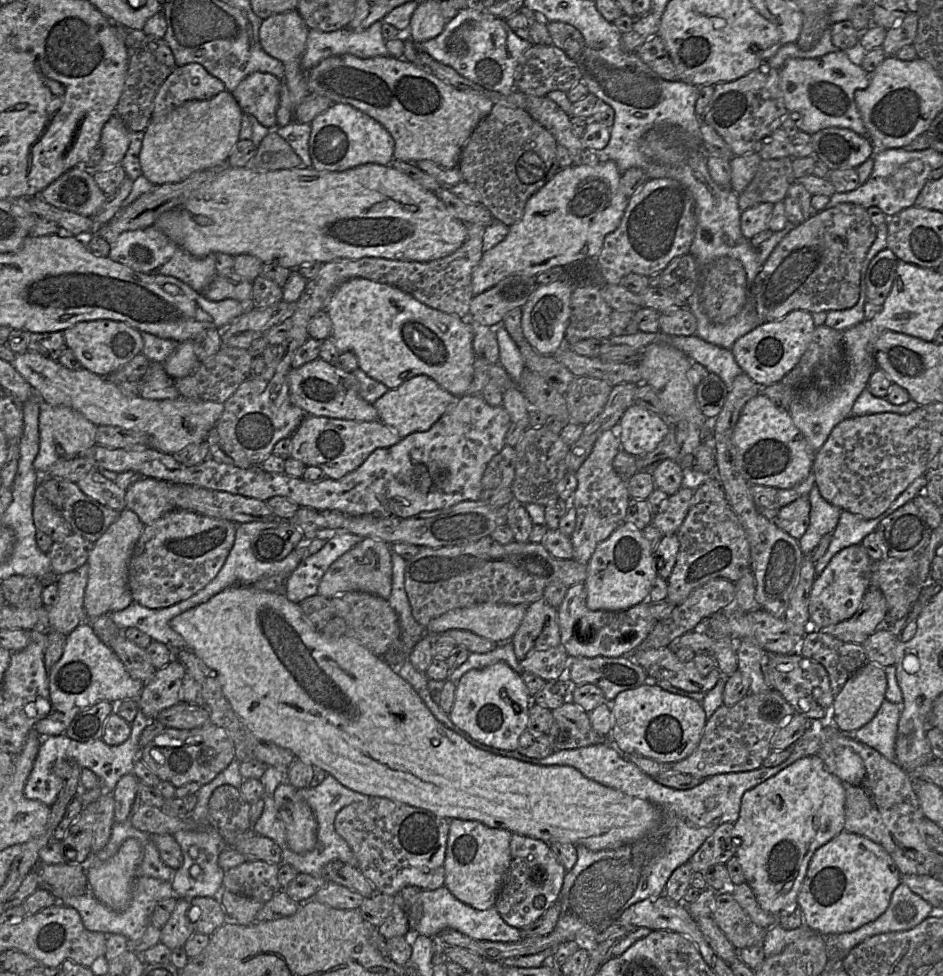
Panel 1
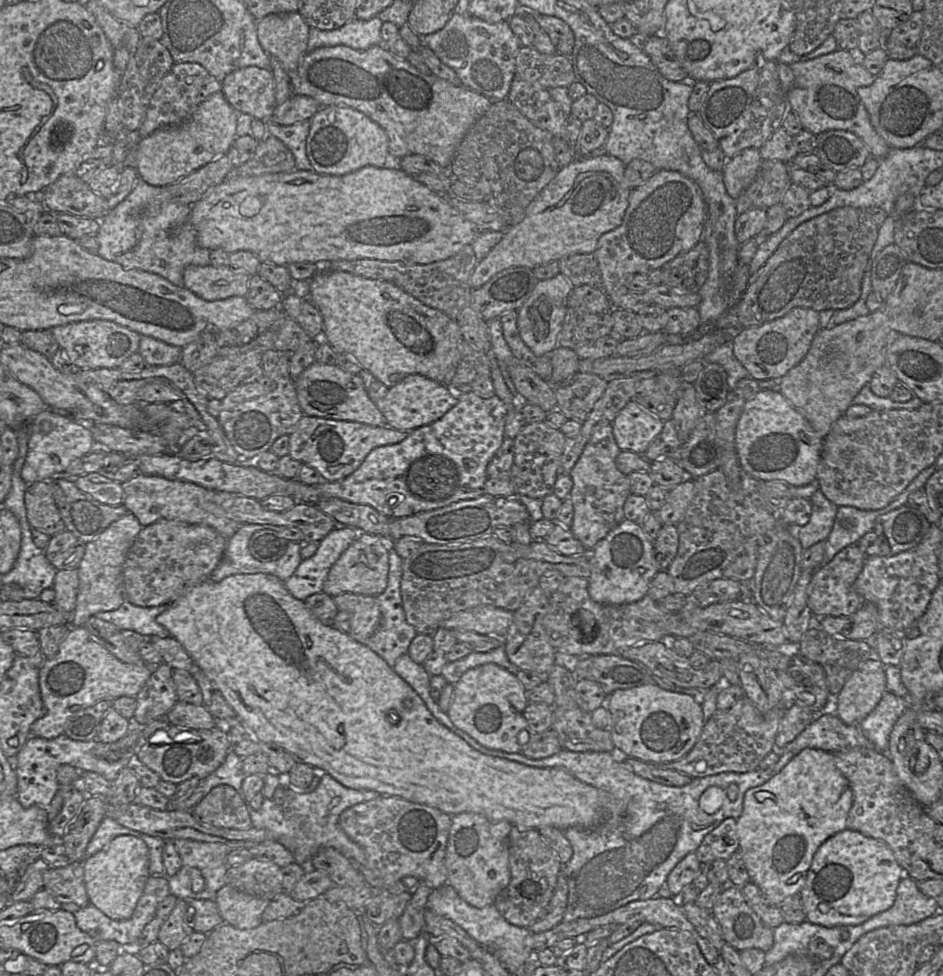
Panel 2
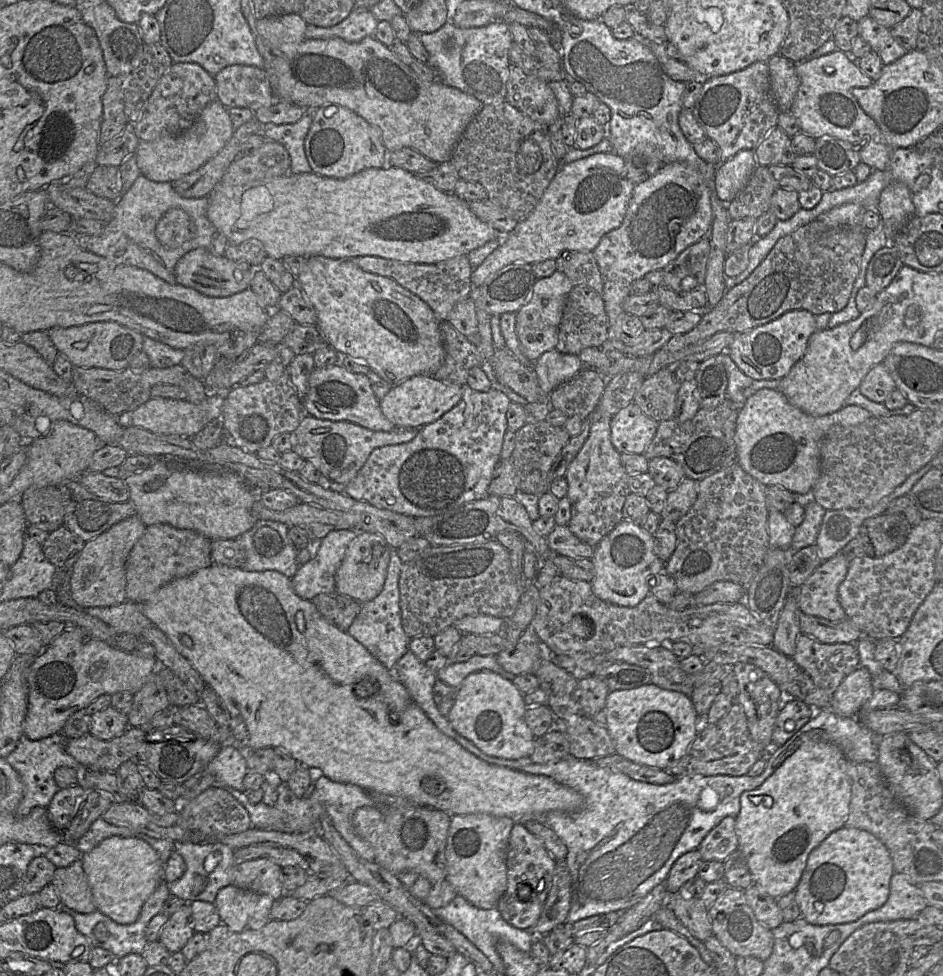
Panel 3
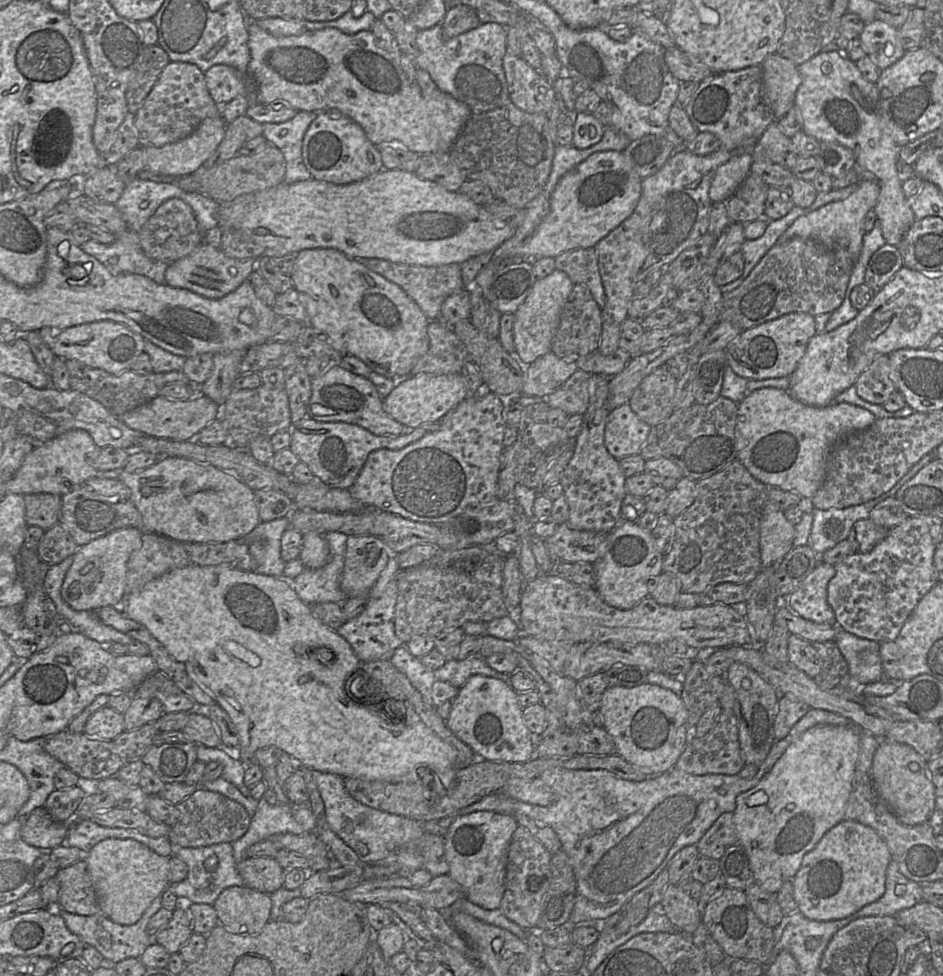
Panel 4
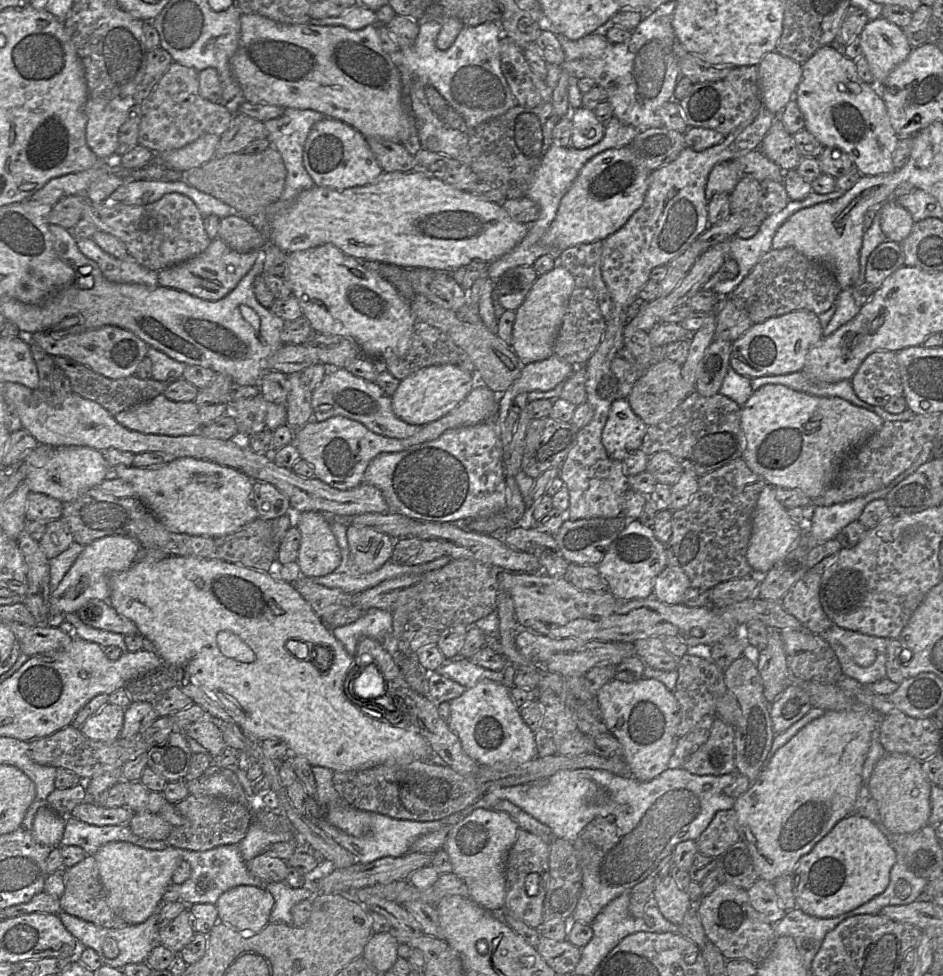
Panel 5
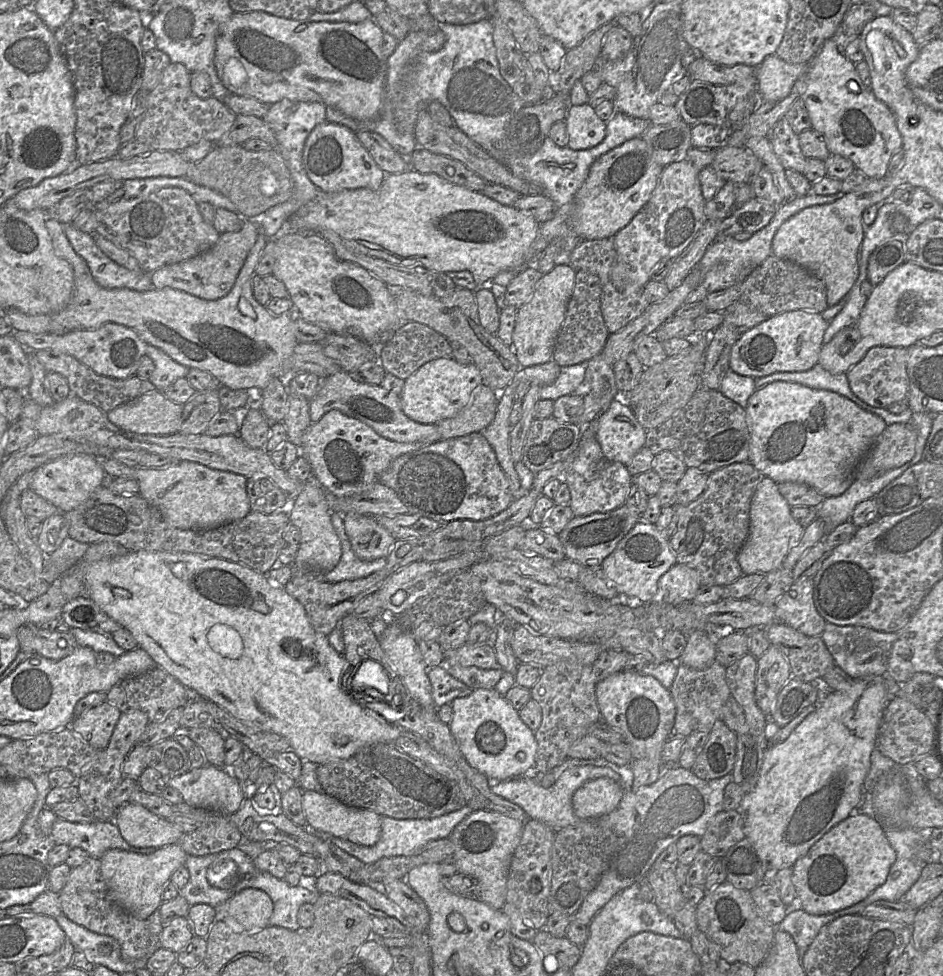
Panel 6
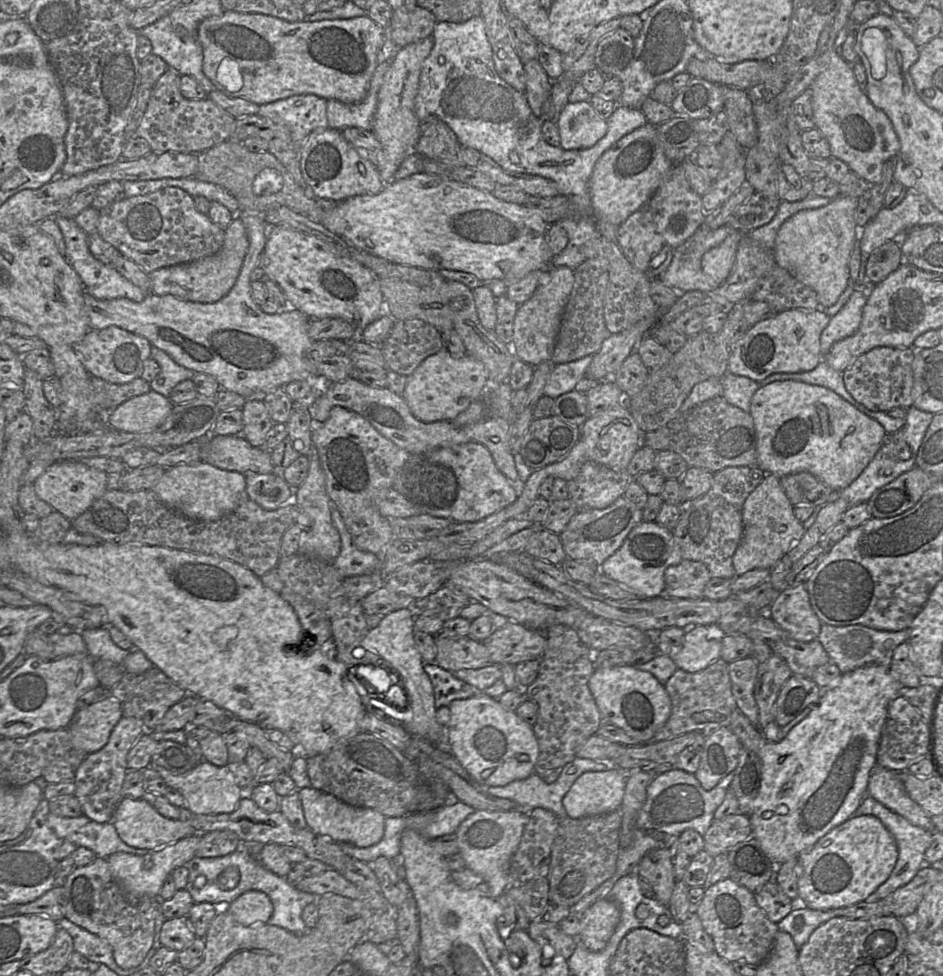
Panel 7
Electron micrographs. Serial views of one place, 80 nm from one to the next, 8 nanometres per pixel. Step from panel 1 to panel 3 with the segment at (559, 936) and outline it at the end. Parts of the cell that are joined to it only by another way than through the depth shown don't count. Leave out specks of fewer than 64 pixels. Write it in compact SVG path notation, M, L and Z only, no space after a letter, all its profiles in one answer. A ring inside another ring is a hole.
M407 650L397 661L393 670L396 677L408 690L411 698L424 711L434 725L445 735L454 739L463 748L476 757L498 766L524 771L535 775L544 775L556 782L580 793L584 804L575 812L550 811L538 817L532 817L551 828L568 849L566 864L571 876L571 907L566 922L576 922L591 916L626 910L644 898L655 886L665 882L675 861L683 854L698 849L708 832L726 816L736 817L740 811L740 795L746 790L759 787L783 761L793 754L805 741L821 740L837 745L850 762L877 762L879 736L866 727L857 717L842 717L830 709L815 710L812 718L802 726L786 743L771 747L767 752L767 764L758 776L729 775L687 775L676 777L675 781L658 785L631 779L621 772L613 772L609 767L599 767L592 759L578 759L571 755L556 762L545 764L531 763L530 758L510 760L484 754L471 741L458 734L447 717L438 710L433 699L433 686L437 680L436 672L431 670L411 650ZM732 787L732 793L726 795L726 788Z

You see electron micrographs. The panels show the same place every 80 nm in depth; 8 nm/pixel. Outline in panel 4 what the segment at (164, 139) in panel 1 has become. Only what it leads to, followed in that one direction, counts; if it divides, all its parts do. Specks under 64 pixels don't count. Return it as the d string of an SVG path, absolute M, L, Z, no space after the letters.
M222 117L206 118L188 137L162 147L143 147L145 169L165 176L182 177L195 172L215 152L225 136L227 124Z

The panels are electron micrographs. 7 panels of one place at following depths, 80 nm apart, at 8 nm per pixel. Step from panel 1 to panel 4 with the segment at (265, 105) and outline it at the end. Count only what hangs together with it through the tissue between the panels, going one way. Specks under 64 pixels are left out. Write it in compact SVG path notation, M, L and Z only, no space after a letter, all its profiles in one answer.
M214 65L204 76L209 94L221 107L240 95L246 95L245 75L228 65Z

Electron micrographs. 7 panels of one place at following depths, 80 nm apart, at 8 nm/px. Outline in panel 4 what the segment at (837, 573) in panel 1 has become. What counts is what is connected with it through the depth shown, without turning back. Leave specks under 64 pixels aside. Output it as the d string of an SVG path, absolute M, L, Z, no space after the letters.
M820 562L794 592L782 598L782 604L806 620L836 626L835 613L827 601L827 586L835 572L834 565Z

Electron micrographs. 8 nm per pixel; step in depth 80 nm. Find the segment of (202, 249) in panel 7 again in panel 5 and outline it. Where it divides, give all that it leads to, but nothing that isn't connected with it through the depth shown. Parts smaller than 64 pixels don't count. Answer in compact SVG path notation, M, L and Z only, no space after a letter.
M168 193L158 201L145 205L123 202L95 204L89 200L82 217L91 221L97 230L121 240L127 253L140 265L155 271L185 262L202 253L211 243L203 218L195 203L180 193Z

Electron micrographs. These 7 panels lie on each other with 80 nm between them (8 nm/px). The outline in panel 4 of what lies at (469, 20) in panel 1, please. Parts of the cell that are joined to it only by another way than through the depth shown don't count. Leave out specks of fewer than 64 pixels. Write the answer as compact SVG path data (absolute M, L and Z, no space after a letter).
M443 20L432 28L418 31L416 42L419 54L414 57L417 68L428 72L442 92L467 104L472 114L491 111L510 103L510 94L503 69L503 57L507 53L507 27L494 22L481 23L477 28L459 34L447 41L442 39L442 27Z

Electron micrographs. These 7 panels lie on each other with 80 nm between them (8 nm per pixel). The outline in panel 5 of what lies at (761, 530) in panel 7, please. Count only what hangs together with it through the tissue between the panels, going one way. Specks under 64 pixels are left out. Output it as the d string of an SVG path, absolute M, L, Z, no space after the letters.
M766 484L757 501L752 535L746 553L747 561L757 576L765 575L803 535L802 528L790 518L788 509L776 499L775 491L775 486Z

